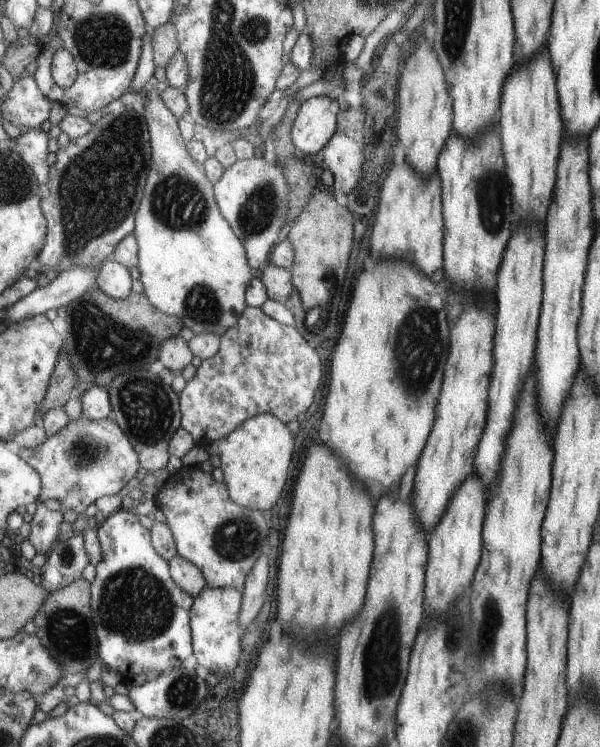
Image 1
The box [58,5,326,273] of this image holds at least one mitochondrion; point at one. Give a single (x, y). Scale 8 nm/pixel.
(103, 41)

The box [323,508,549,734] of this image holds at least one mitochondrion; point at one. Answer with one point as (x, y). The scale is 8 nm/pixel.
(381, 663)

